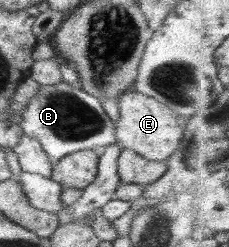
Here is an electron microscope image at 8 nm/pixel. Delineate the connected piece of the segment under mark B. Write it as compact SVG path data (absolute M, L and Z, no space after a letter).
M63 80L51 85L40 85L36 89L36 95L22 111L19 125L26 137L35 139L42 146L53 165L70 153L84 149L101 151L116 143L115 123L107 115L101 100Z

